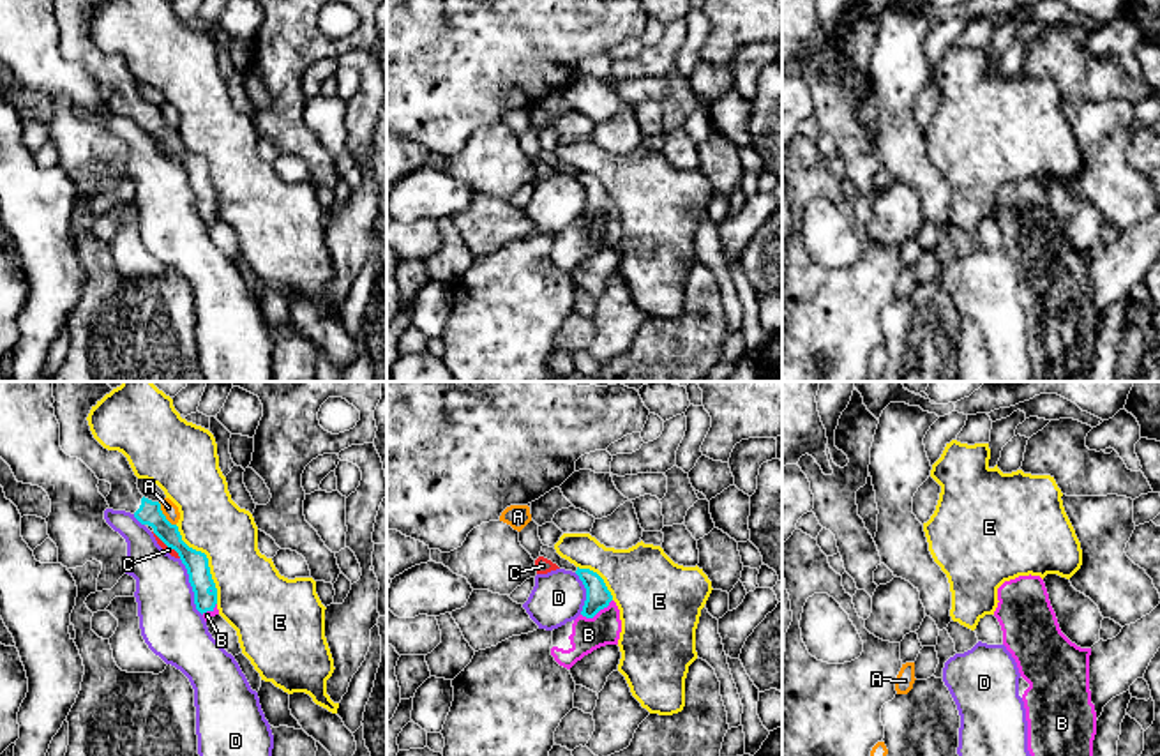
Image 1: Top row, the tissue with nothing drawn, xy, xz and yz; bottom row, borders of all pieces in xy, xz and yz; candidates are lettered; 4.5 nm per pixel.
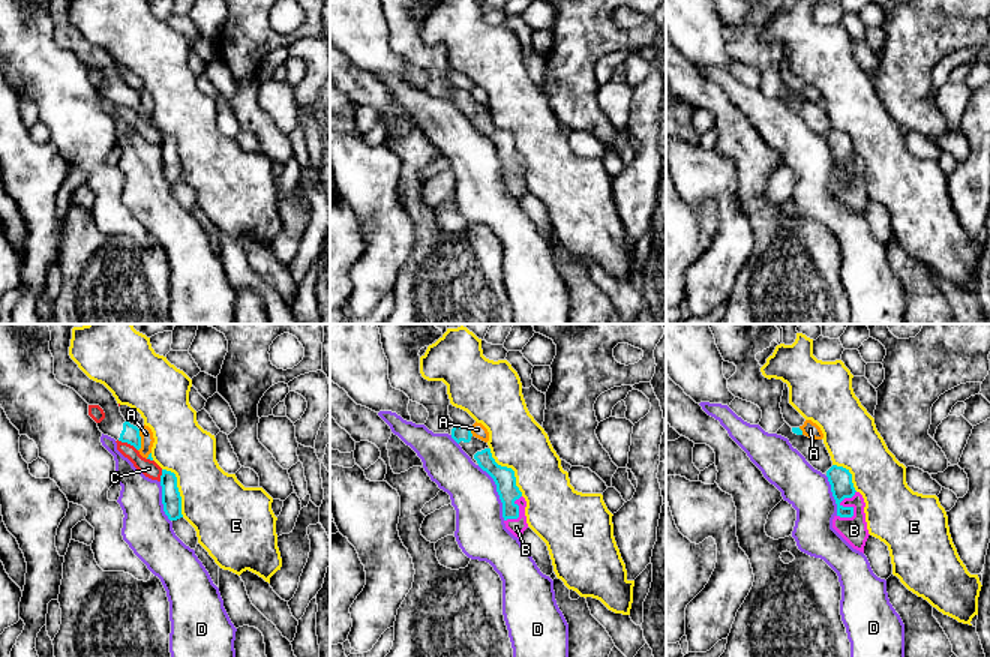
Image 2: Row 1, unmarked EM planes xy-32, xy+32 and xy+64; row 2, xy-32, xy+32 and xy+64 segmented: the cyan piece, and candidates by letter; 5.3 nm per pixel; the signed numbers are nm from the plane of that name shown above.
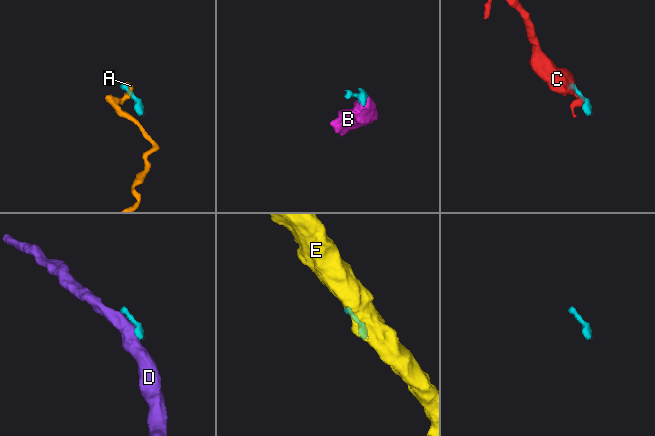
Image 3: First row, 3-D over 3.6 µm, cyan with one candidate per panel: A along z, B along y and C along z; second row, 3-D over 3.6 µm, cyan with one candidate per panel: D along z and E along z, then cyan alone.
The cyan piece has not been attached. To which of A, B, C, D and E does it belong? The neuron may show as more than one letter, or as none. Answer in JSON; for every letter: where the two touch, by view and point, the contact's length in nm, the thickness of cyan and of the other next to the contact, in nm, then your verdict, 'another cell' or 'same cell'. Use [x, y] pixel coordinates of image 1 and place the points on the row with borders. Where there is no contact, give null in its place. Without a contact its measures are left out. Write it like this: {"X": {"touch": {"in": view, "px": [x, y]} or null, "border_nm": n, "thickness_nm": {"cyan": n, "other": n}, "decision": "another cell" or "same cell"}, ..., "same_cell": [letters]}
{"A": {"touch": {"in": "xy", "px": [163, 514]}, "border_nm": 140, "thickness_nm": {"cyan": 110, "other": 70}, "decision": "another cell"}, "B": {"touch": {"in": "xz", "px": [597, 612]}, "border_nm": 160, "thickness_nm": {"cyan": 110, "other": 150}, "decision": "same cell"}, "C": {"touch": {"in": "xy", "px": [166, 544]}, "border_nm": 180, "thickness_nm": {"cyan": 110, "other": 30}, "decision": "another cell"}, "D": {"touch": {"in": "xy", "px": [191, 585]}, "border_nm": 280, "thickness_nm": {"cyan": 110, "other": 280}, "decision": "another cell"}, "E": {"touch": {"in": "xy", "px": [207, 560]}, "border_nm": 400, "thickness_nm": {"cyan": 110, "other": 320}, "decision": "another cell"}, "same_cell": ["B"]}

